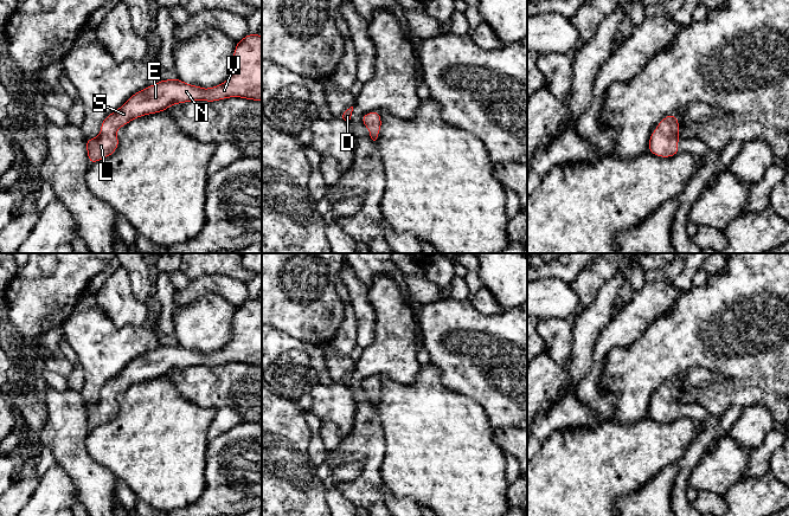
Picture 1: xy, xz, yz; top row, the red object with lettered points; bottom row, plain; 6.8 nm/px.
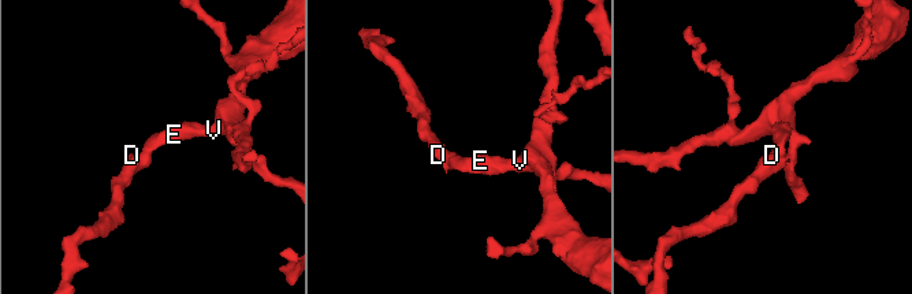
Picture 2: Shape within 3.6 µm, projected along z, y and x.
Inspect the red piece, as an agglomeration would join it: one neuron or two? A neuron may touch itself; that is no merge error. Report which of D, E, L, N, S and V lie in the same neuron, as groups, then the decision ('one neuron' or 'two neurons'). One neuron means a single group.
groups D E L N S V; one neuron

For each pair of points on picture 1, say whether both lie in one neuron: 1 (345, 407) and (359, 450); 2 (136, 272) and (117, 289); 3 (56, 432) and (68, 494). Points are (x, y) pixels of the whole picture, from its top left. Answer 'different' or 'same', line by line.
1: different
2: different
3: different

